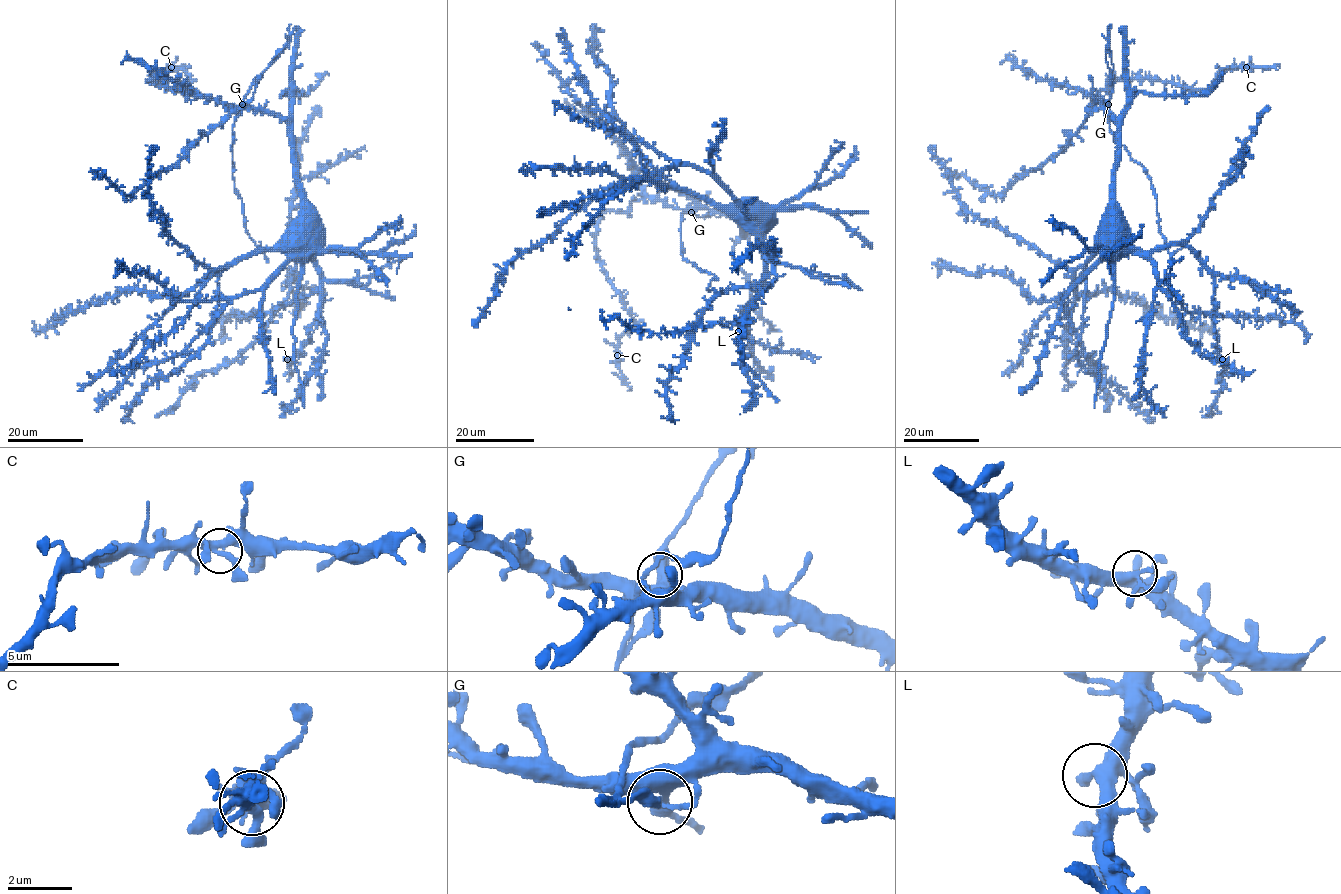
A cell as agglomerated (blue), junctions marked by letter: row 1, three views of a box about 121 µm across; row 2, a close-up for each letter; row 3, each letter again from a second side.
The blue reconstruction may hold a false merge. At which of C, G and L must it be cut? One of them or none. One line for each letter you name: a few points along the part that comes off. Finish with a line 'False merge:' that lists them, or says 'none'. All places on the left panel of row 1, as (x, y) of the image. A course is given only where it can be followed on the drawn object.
G: course (242, 104), (233, 131), (233, 179), (242, 201), (246, 232), (265, 255), (258, 242)
False merge: G

